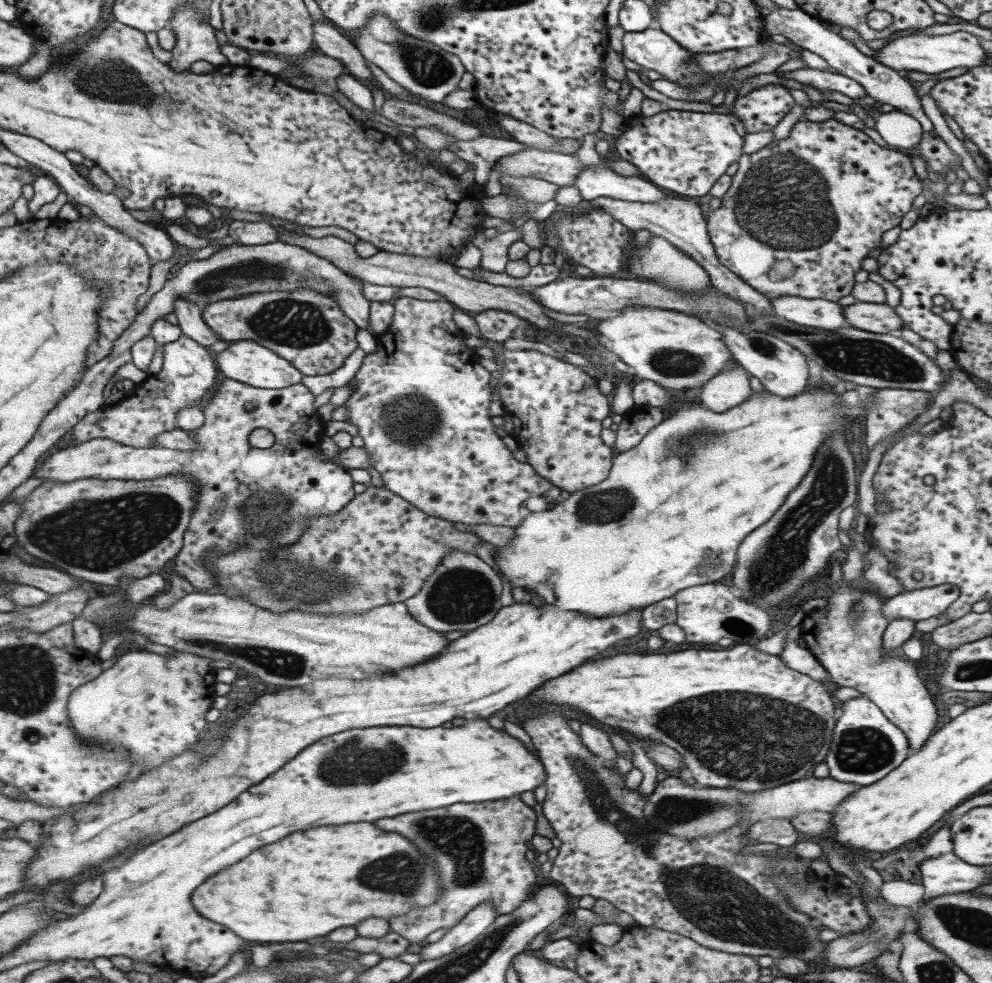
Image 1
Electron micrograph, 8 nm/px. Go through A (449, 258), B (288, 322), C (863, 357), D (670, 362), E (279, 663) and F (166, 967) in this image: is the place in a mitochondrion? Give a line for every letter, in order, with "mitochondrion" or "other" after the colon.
A: other
B: mitochondrion
C: mitochondrion
D: mitochondrion
E: mitochondrion
F: other

